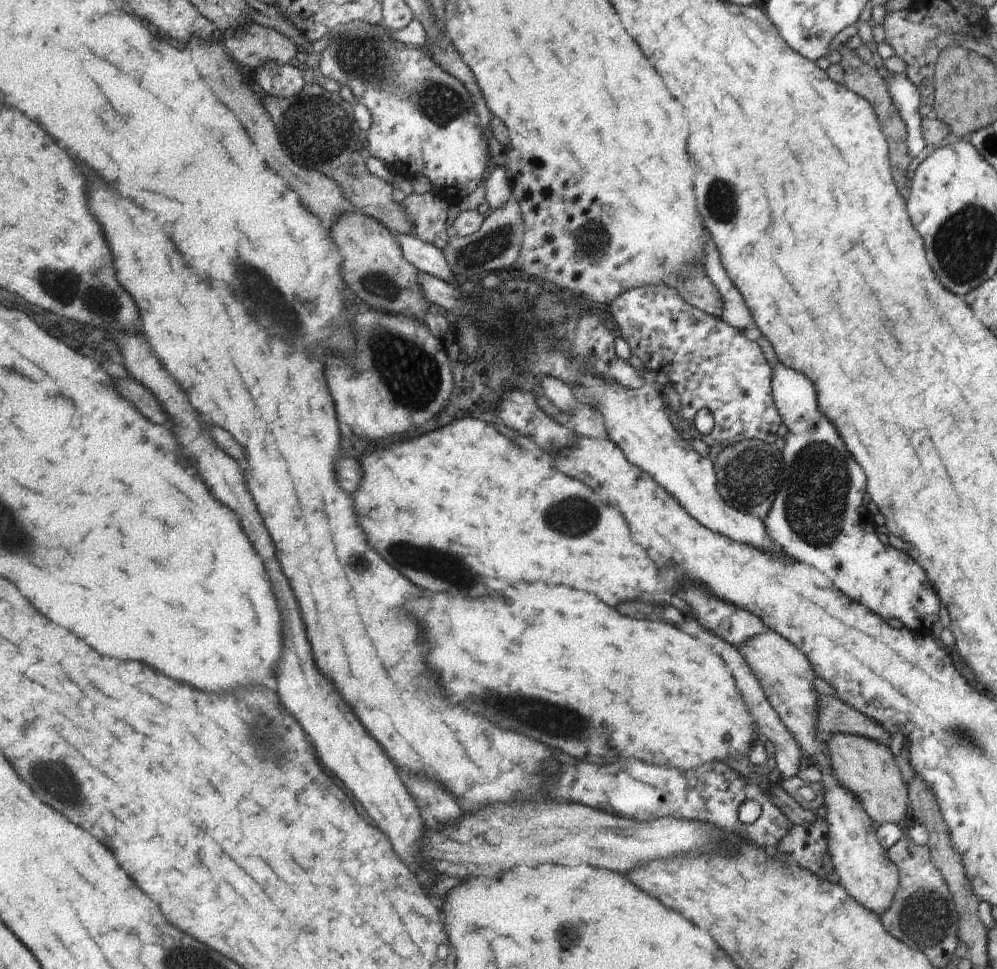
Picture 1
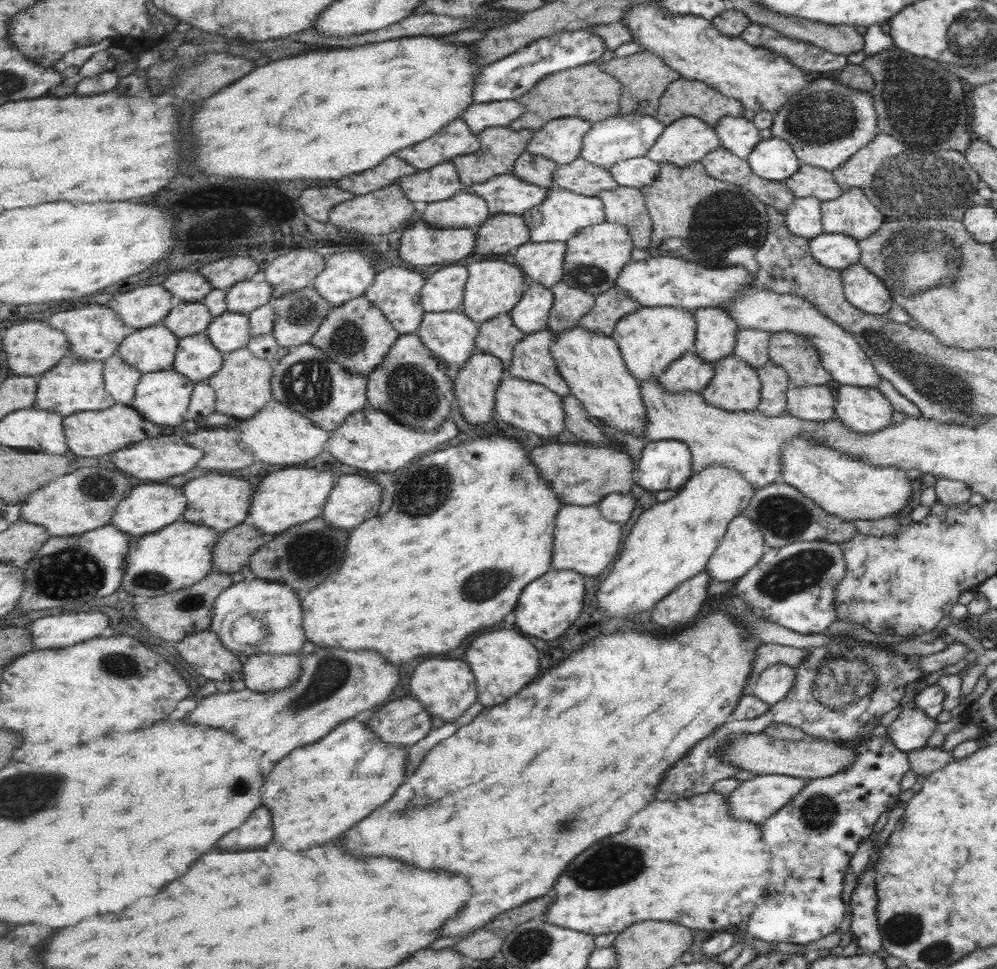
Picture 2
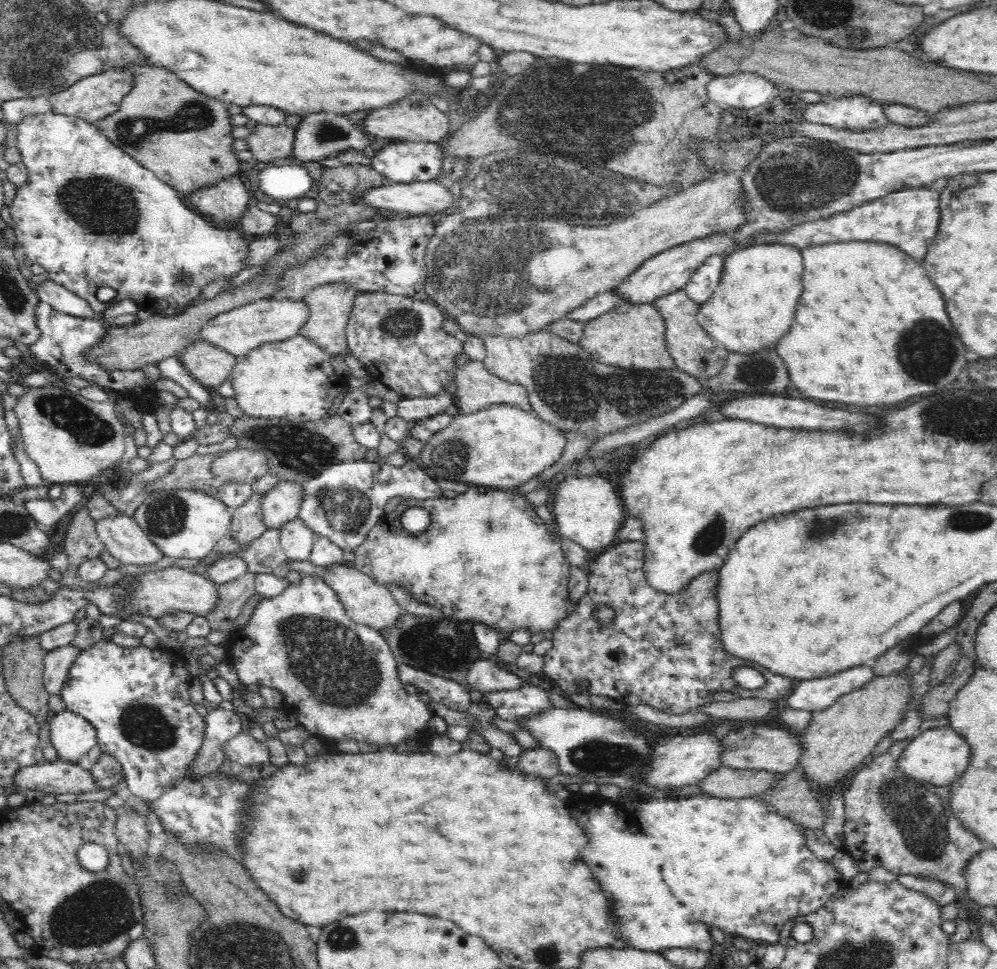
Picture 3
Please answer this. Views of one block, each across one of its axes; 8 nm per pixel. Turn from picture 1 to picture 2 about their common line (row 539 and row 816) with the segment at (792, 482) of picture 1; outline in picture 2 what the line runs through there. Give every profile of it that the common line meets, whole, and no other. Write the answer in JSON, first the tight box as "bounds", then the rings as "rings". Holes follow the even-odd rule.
{"bounds":[745,736,907,946],"rings":[[[867,736],[843,746],[853,752],[853,760],[845,770],[827,778],[807,780],[791,802],[759,826],[771,862],[765,876],[763,900],[747,920],[745,932],[751,938],[769,944],[789,942],[801,946],[835,932],[843,920],[841,892],[849,860],[857,844],[871,836],[871,826],[877,818],[895,808],[899,780],[907,772],[907,754],[893,748],[889,736]]]}

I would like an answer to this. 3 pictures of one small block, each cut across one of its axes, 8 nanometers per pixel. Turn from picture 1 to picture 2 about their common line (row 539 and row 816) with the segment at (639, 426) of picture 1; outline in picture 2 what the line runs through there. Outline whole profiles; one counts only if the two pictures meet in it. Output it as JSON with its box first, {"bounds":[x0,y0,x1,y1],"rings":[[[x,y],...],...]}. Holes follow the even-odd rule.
{"bounds":[725,774,805,826],"rings":[[[765,774],[765,776],[753,776],[751,780],[737,782],[737,788],[731,790],[725,798],[727,816],[733,822],[749,822],[753,826],[761,826],[771,814],[775,814],[781,806],[791,802],[791,798],[801,792],[805,786],[805,780],[789,778],[789,776],[777,776],[777,774]]]}

